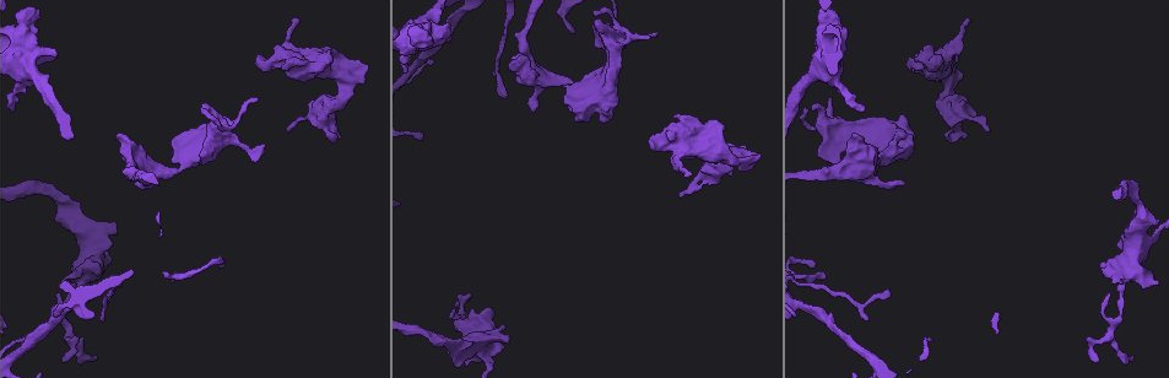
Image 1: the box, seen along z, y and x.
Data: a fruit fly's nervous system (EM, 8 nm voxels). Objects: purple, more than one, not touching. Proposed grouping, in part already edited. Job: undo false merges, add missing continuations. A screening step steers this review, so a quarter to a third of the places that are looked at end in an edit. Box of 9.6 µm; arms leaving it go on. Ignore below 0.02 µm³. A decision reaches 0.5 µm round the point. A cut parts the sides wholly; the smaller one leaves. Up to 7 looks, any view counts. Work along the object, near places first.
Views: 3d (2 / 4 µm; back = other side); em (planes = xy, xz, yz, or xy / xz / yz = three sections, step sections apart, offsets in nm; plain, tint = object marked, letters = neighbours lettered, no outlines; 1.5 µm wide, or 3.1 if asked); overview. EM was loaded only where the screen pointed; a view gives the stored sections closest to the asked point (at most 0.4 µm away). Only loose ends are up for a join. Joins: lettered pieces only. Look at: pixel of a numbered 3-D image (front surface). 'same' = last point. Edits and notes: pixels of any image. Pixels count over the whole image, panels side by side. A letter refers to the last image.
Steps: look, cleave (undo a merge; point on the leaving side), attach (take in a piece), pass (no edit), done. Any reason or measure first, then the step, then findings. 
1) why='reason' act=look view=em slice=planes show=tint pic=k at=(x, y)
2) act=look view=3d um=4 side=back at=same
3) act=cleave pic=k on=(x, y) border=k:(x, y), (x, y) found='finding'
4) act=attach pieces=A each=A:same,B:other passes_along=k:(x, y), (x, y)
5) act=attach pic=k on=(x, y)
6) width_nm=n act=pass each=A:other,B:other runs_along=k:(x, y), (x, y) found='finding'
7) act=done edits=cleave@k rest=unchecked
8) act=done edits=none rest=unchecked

act=look view=3d um=4 pic=1 at=(114, 224)

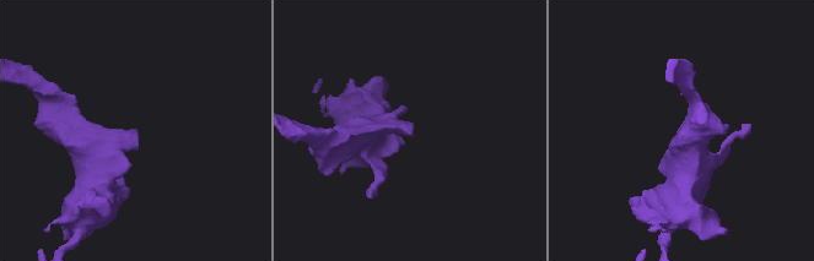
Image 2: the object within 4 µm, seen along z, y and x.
why='now the EM' act=look view=em slice=xz step=4 show=letters pic=2 at=(137, 135)

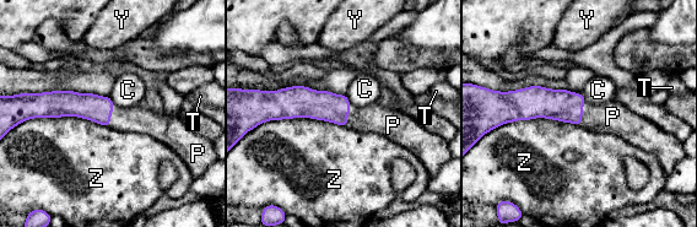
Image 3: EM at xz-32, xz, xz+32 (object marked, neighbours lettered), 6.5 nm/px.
act=look view=em slice=planes show=letters at=same

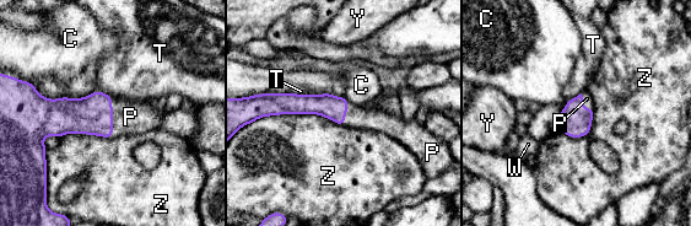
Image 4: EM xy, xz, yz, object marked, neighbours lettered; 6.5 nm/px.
longest_contact=Z:550nm act=attach pieces=P each=C:other,P:same,T:other,W:other,Y:other,Z:other passes_along=4:(92, 114), (112, 117), (130, 117) found='it goes on there'

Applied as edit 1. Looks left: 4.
why='redraw' act=look view=overview

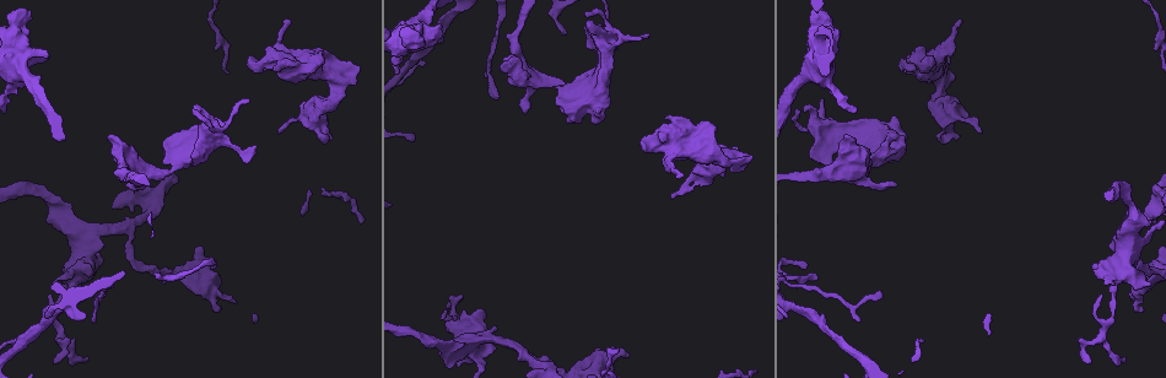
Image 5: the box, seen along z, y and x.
why='an open end' act=look view=3d um=4 pic=5 at=(958, 23)

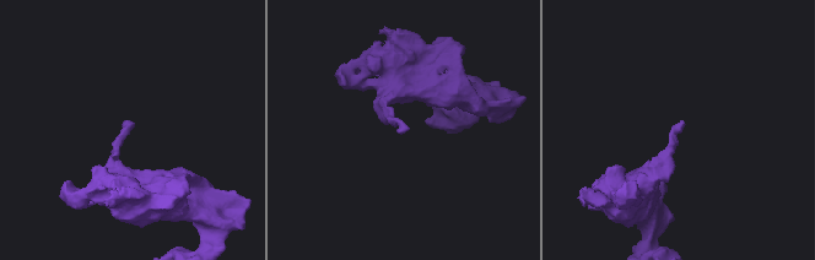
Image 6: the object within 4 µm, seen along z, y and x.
act=look view=em slice=xy step=4 show=letters pic=6 at=(131, 127)

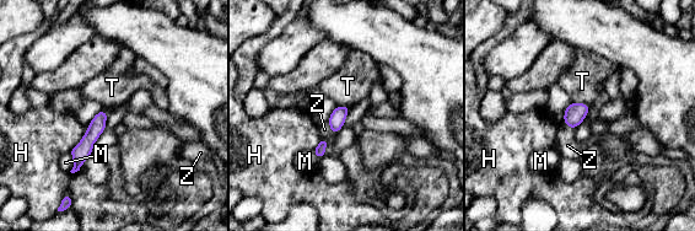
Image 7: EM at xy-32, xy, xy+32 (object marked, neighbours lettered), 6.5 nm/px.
why='cut it another way' act=look view=em slice=planes show=letters at=same

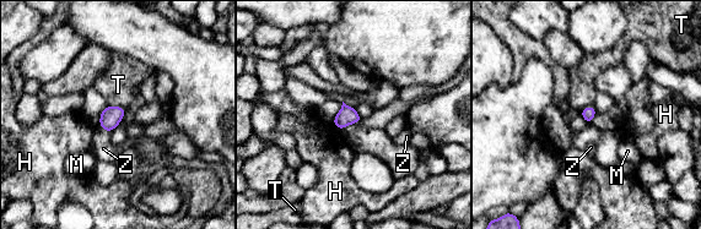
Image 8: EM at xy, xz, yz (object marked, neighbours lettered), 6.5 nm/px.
width_nm=90 act=pass each=H:other,M:other,T:other,Z:other border=8:(107, 104), (124, 108) found='none of them fits'

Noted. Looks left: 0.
act=done edits=attach@4 rest=unchecked

